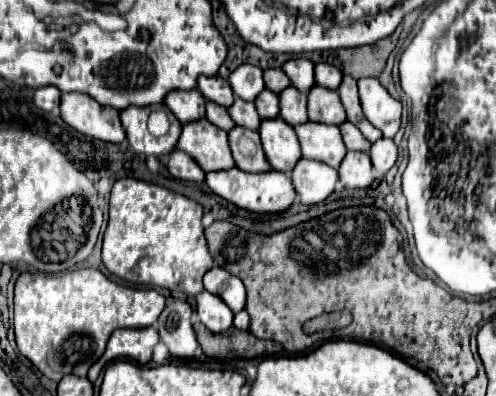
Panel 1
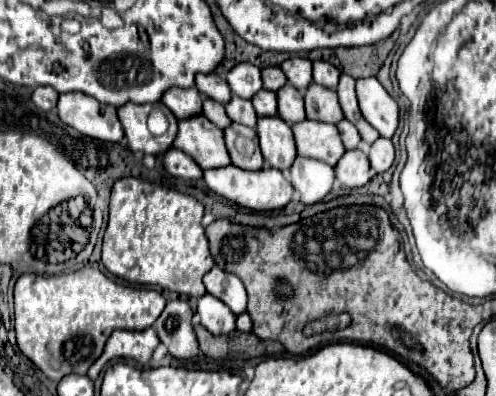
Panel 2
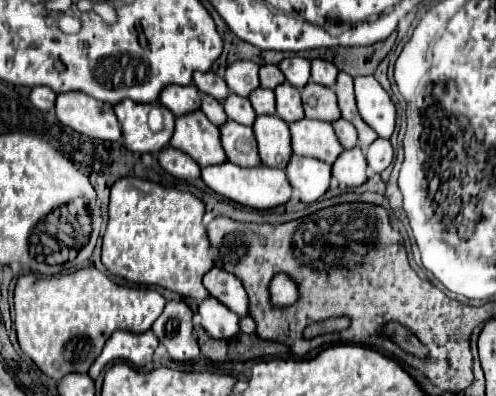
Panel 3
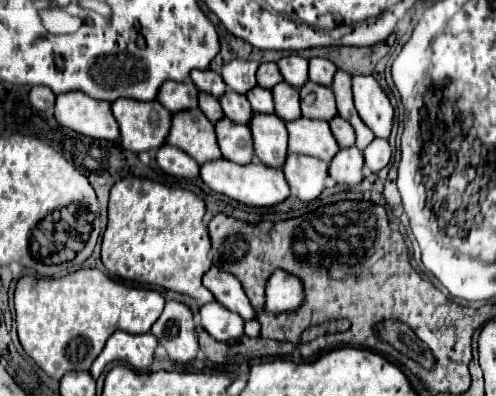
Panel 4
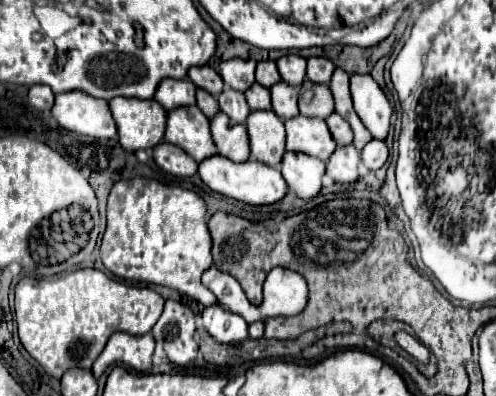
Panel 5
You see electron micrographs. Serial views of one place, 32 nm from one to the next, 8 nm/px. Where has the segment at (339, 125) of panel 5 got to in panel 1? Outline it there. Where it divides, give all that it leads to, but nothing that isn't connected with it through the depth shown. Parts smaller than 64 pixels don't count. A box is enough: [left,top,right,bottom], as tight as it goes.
[340,122,370,152]

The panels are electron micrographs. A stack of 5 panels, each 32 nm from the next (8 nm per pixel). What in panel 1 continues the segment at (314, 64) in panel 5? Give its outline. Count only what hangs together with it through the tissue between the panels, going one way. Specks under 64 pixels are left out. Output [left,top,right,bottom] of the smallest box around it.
[316,64,342,90]

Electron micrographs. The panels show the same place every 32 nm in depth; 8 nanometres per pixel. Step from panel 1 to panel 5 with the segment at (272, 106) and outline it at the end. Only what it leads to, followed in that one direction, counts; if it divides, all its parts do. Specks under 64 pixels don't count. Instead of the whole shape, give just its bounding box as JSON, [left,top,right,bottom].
[246,84,272,110]

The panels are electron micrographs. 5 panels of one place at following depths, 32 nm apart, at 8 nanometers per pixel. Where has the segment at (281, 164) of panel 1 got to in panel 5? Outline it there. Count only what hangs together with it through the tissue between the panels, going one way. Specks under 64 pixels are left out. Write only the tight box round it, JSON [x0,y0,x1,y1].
[246,112,286,168]

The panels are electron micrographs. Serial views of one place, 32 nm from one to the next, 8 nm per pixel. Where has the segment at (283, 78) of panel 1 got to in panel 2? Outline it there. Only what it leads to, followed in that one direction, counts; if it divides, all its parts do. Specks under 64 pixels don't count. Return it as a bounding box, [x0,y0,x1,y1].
[262,66,288,92]

